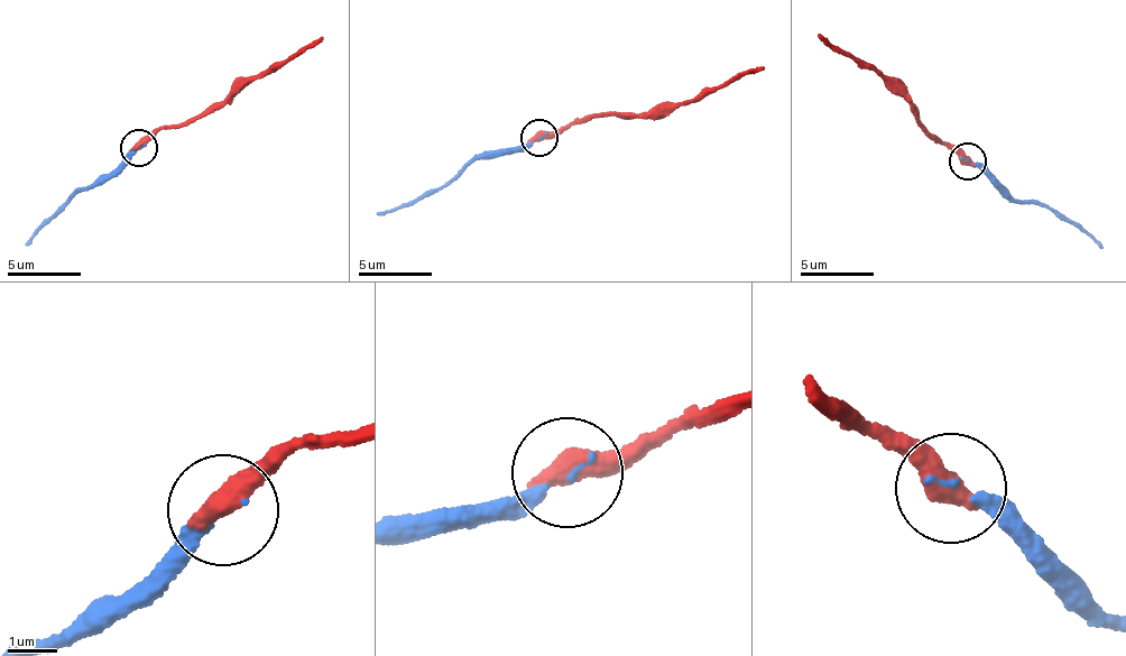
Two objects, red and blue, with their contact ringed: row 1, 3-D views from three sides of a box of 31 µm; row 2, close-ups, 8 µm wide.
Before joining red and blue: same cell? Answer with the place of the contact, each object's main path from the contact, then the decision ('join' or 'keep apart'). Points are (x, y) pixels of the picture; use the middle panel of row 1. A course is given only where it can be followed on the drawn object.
place (538, 138); course red (537, 138), (566, 125), (609, 113), (702, 95), (764, 67); course blue (537, 138), (473, 162), (443, 182), (378, 213); join

